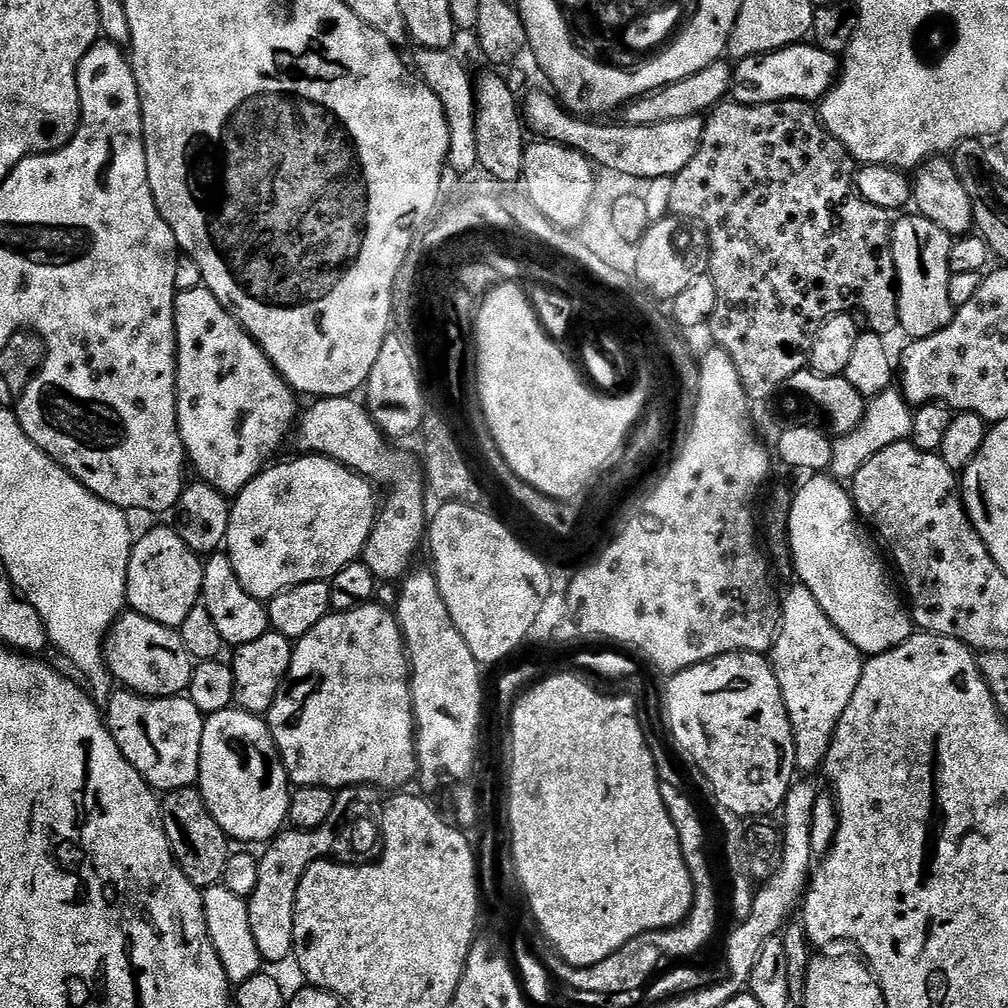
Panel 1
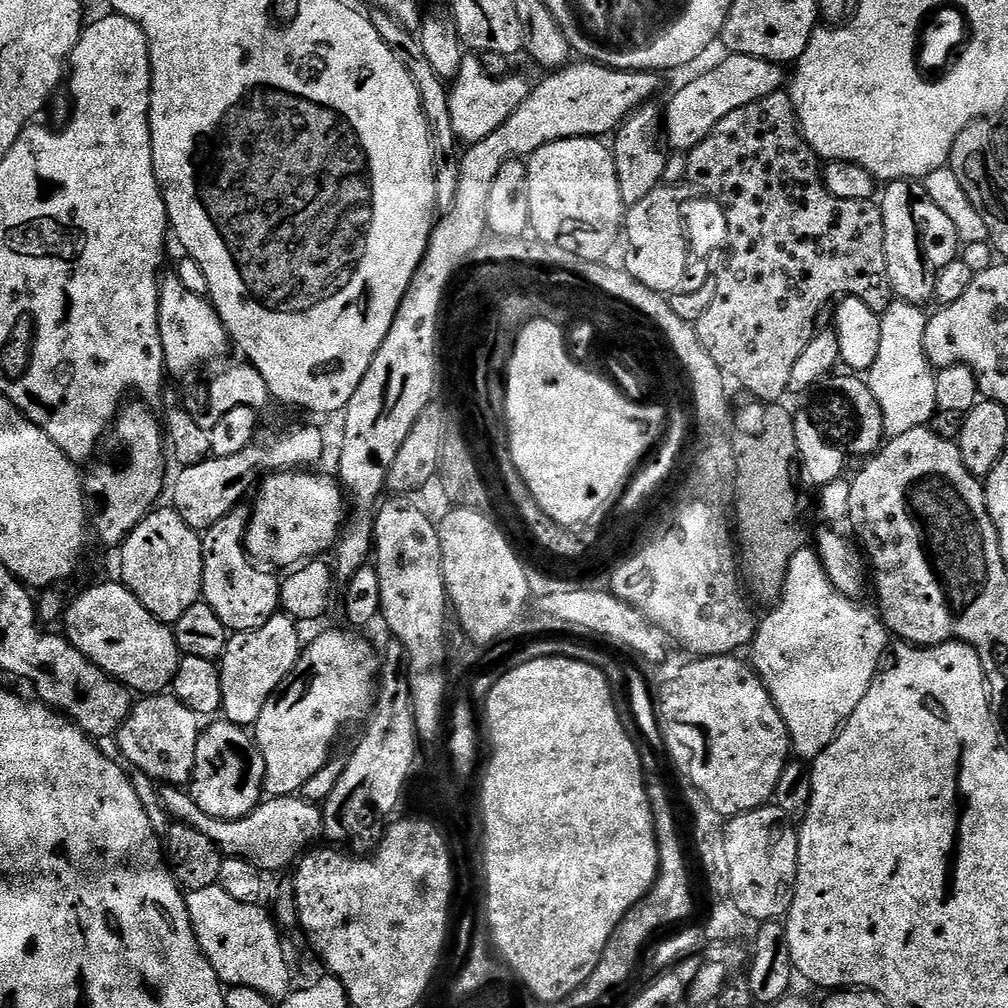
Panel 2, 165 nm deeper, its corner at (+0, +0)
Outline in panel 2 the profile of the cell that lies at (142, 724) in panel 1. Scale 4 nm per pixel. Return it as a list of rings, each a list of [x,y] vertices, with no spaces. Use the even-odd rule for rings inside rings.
[[[152,694],[135,705],[132,715],[125,720],[118,733],[120,740],[120,752],[126,756],[133,769],[145,774],[164,786],[184,786],[193,779],[196,770],[196,751],[202,731],[201,717],[190,710],[182,701],[176,699],[172,694]]]

